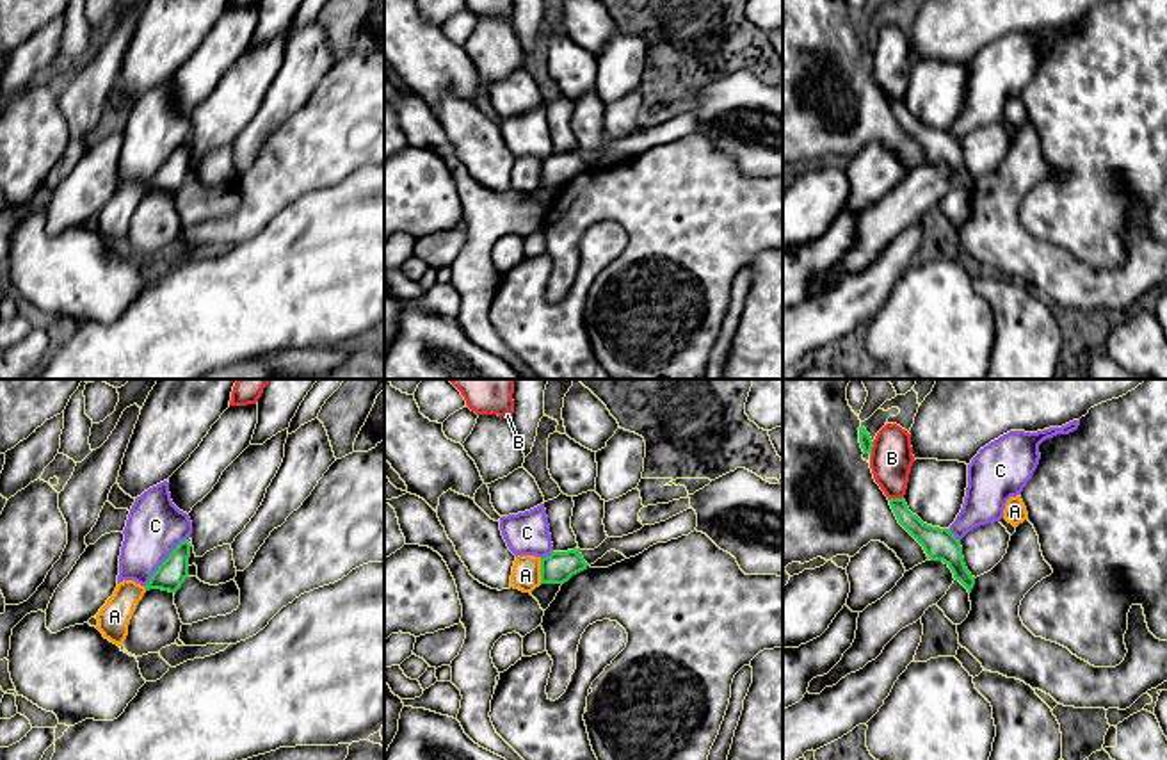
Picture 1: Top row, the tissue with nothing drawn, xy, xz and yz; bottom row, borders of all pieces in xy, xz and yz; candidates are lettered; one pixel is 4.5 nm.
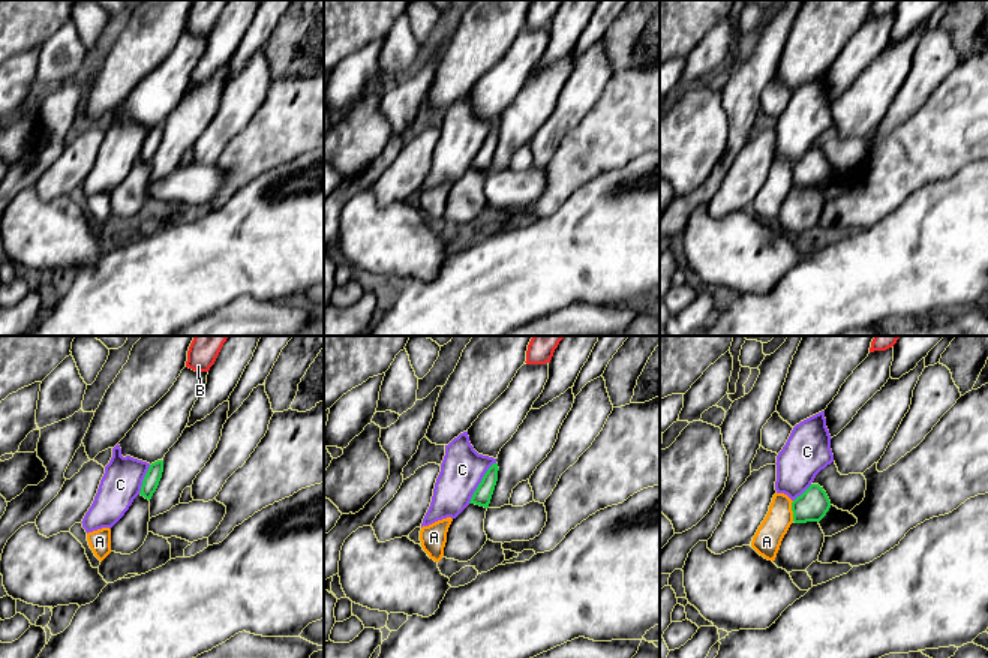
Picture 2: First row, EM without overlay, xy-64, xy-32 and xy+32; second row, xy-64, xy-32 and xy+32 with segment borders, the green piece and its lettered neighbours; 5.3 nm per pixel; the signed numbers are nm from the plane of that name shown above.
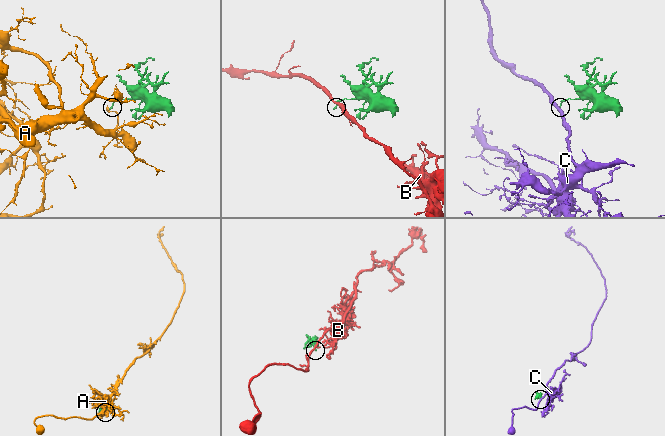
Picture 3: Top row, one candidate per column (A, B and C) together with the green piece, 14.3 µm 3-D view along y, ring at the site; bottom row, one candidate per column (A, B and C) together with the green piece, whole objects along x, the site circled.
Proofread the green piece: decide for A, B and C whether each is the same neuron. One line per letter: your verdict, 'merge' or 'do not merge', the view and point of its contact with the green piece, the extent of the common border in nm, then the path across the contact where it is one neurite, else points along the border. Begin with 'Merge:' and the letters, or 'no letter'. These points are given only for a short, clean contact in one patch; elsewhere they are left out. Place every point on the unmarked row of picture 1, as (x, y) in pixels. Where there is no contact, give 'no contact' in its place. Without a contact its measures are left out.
Merge: no letter
A: do not merge | xz (541, 173) | 110 nm | along xz (539, 161), (541, 184)
B: do not merge | yz (895, 100) | 70 nm | along yz (902, 97), (888, 100)
C: do not merge | xy (162, 164) | 300 nm | along xy (185, 139), (144, 187)

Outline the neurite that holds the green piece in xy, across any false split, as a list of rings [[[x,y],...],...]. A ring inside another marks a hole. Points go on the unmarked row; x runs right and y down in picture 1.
[[[185,141],[169,155],[169,158],[151,176],[146,192],[162,190],[176,196],[176,192],[189,178],[189,158],[190,144]]]

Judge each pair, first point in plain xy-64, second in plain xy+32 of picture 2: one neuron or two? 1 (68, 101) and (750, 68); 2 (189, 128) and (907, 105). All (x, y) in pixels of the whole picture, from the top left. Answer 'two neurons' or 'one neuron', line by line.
1: one neuron
2: two neurons

